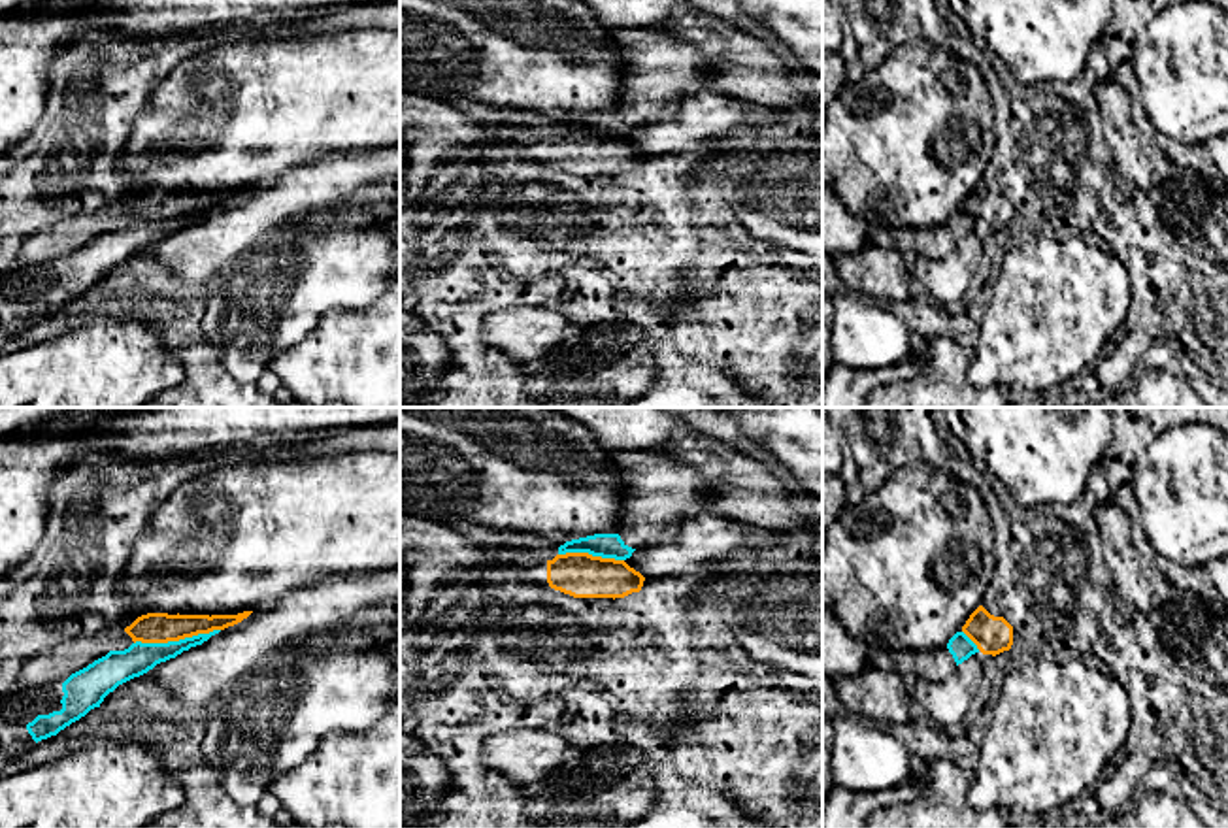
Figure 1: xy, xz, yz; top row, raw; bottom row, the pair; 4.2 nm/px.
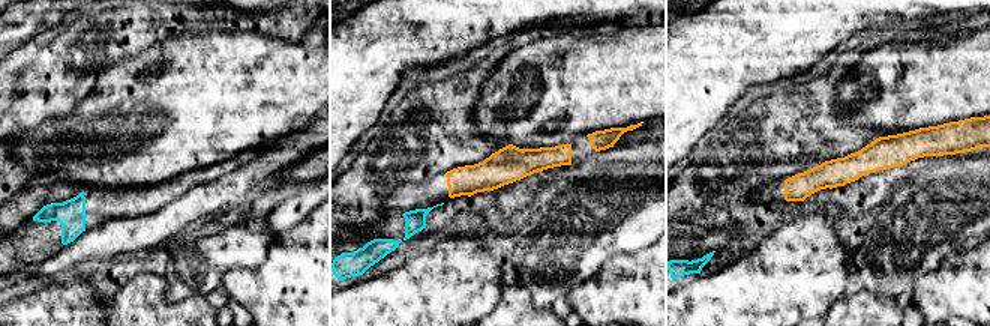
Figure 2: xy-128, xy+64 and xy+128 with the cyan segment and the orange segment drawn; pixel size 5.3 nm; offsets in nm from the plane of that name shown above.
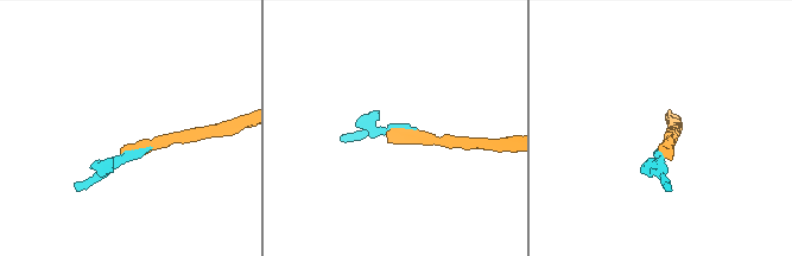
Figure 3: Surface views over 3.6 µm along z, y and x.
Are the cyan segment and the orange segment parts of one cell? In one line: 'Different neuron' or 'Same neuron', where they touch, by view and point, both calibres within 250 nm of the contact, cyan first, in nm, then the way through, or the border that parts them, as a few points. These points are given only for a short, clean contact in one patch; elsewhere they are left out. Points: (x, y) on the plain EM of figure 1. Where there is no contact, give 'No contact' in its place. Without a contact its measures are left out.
Different neuron. Touches cyan at xy (176, 219). Thickness 140 nm (cyan) against 130 nm. Boundary: xy (219, 206), (178, 217), (134, 221)

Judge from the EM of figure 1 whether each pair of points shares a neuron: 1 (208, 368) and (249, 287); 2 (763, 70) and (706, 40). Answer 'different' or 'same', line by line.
1: different
2: same

